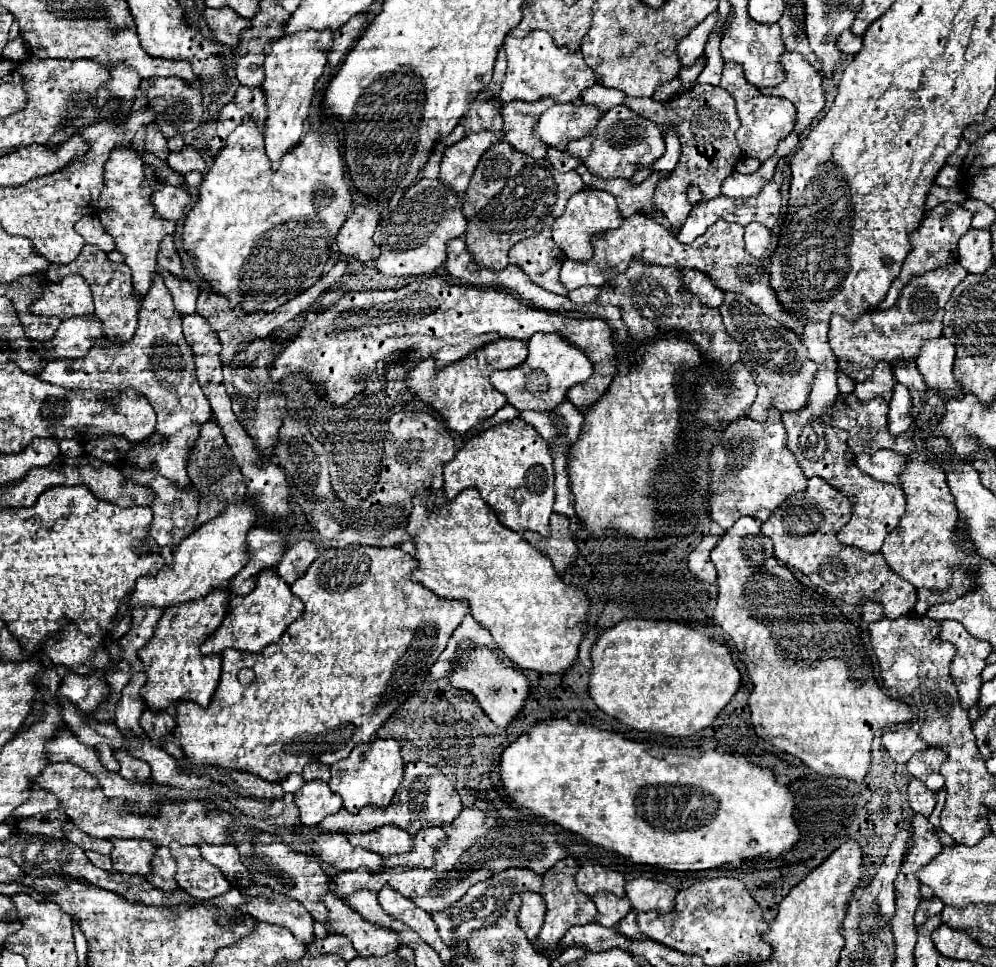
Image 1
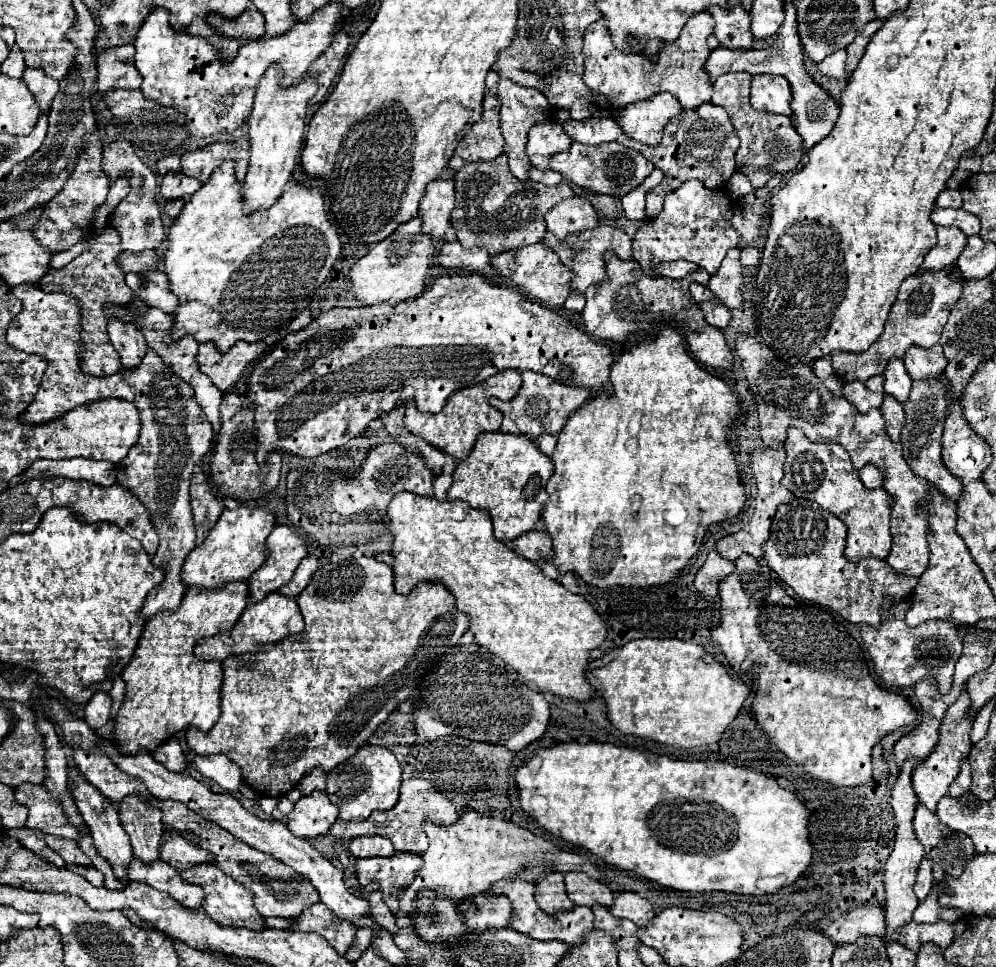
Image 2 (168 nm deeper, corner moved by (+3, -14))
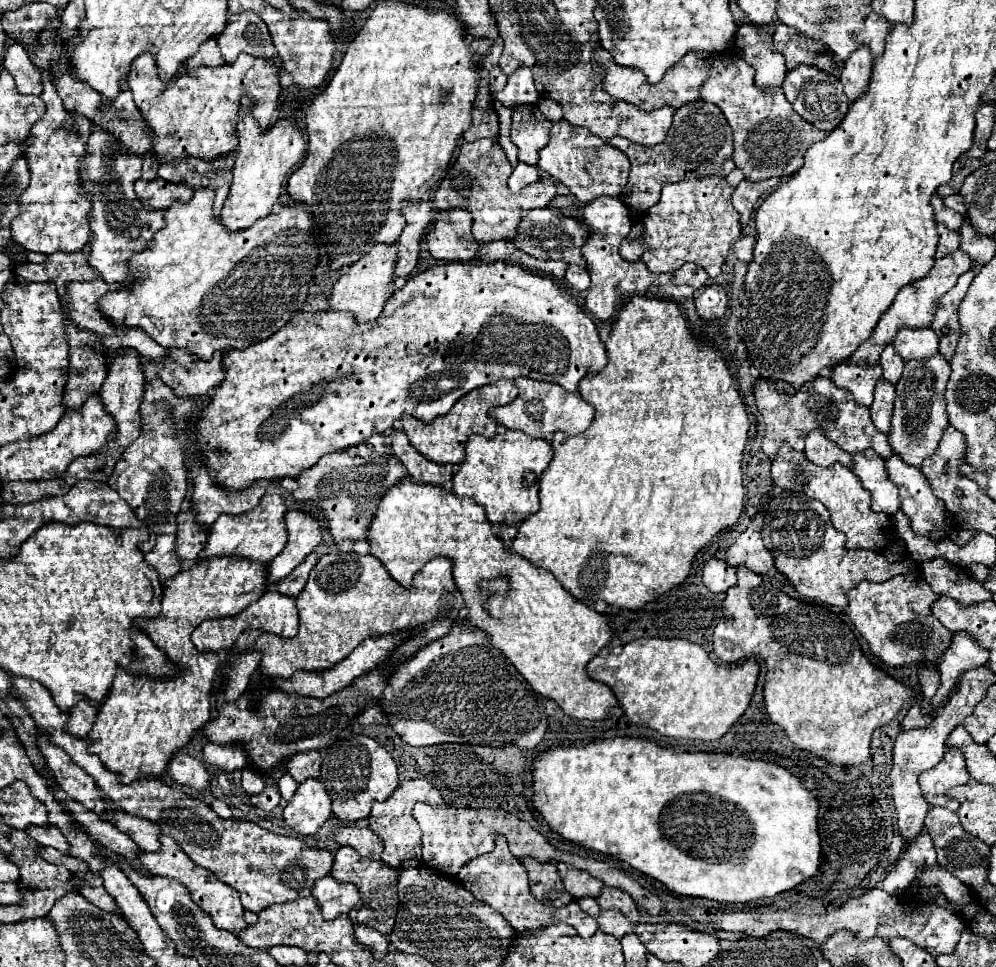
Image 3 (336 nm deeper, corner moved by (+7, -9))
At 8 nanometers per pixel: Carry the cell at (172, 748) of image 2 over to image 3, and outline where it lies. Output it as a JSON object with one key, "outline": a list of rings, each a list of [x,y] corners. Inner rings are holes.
{"outline":[[[176,751],[172,755],[166,773],[174,781],[178,781],[182,785],[190,785],[190,787],[194,787],[198,791],[208,789],[210,777],[208,777],[208,771],[206,771],[204,763],[194,759],[194,757],[190,757],[190,755],[186,755],[186,753],[182,753],[182,751]]]}

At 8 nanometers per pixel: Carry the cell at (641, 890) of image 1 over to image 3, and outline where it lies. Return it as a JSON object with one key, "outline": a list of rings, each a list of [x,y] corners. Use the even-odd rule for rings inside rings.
{"outline":[[[604,887],[600,897],[598,897],[598,905],[602,909],[618,909],[622,911],[622,915],[632,923],[636,925],[638,923],[638,905],[636,901],[624,893],[624,891],[618,891],[618,889],[612,889],[612,887]]]}

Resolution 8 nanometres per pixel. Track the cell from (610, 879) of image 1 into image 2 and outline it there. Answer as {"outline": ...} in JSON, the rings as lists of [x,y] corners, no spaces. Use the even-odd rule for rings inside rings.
{"outline":[[[564,874],[566,878],[566,894],[568,898],[578,904],[578,906],[594,906],[594,904],[602,904],[602,906],[610,906],[614,900],[614,894],[610,892],[610,888],[594,878],[588,878],[584,874]]]}

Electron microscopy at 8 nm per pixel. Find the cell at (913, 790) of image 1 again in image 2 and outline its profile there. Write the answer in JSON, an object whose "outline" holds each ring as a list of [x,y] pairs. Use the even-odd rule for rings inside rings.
{"outline":[[[924,804],[916,810],[914,832],[932,862],[952,878],[960,876],[960,872],[964,872],[964,864],[976,856],[972,840],[966,834],[952,832],[952,828],[942,824],[934,812],[924,808]]]}

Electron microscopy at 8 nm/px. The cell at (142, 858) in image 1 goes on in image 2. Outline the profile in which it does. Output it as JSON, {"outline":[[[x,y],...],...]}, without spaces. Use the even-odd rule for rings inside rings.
{"outline":[[[68,766],[68,784],[72,786],[72,798],[76,800],[76,806],[78,806],[84,822],[88,824],[88,828],[92,832],[92,838],[94,838],[94,844],[96,844],[100,856],[104,856],[106,860],[110,860],[116,878],[122,884],[128,884],[126,868],[128,868],[128,862],[132,860],[134,854],[132,854],[132,846],[130,846],[128,834],[124,832],[124,828],[122,828],[120,820],[118,820],[116,808],[112,806],[112,802],[106,796],[102,796],[102,792],[98,788],[94,788],[92,784],[88,784],[88,780],[78,770],[74,770],[70,766]]]}

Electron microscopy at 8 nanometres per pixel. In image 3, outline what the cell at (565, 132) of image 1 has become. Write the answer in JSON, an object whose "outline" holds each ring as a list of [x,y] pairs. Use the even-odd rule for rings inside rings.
{"outline":[[[522,105],[512,117],[512,141],[518,147],[518,159],[528,165],[538,163],[538,151],[550,141],[552,123],[546,119],[536,119],[526,123],[526,105]]]}

